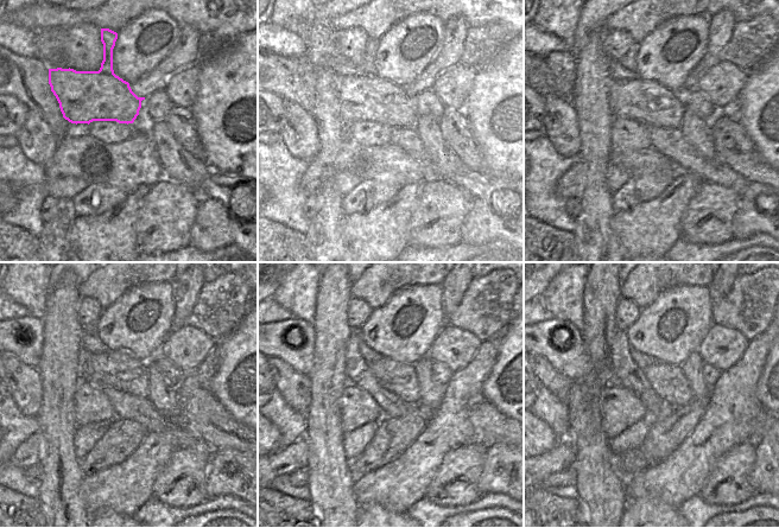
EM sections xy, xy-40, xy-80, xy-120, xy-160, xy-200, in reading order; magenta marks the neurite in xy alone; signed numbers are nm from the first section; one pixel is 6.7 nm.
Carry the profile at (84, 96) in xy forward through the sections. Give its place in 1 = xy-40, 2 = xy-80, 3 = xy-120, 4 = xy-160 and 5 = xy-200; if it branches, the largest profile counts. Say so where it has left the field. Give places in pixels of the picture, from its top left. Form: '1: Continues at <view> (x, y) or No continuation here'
1: Continues at xy-40 (368, 97)
2: Continues at xy-80 (648, 102)
3: Continues at xy-120 (116, 369)
4: Continues at xy-160 (399, 379)
5: Continues at xy-200 (669, 382)

